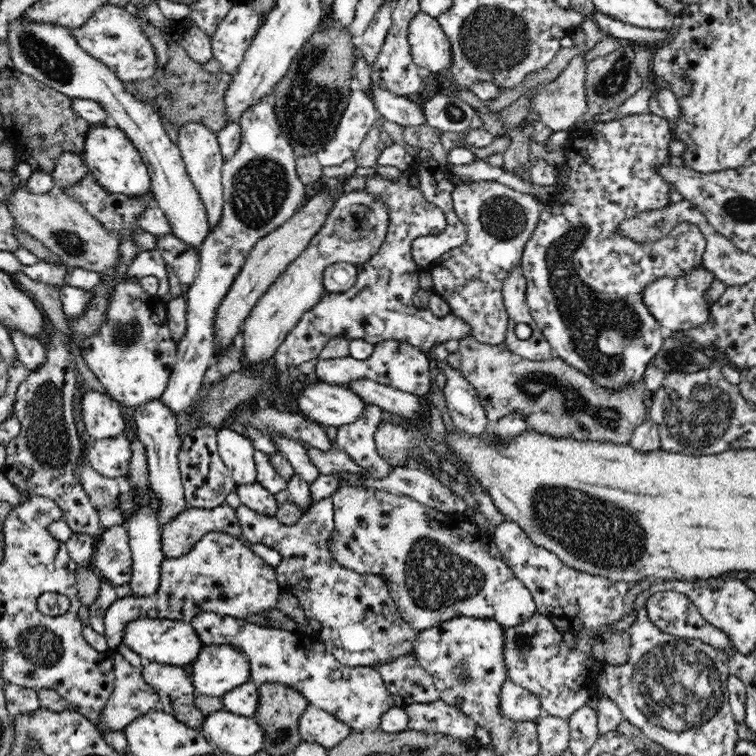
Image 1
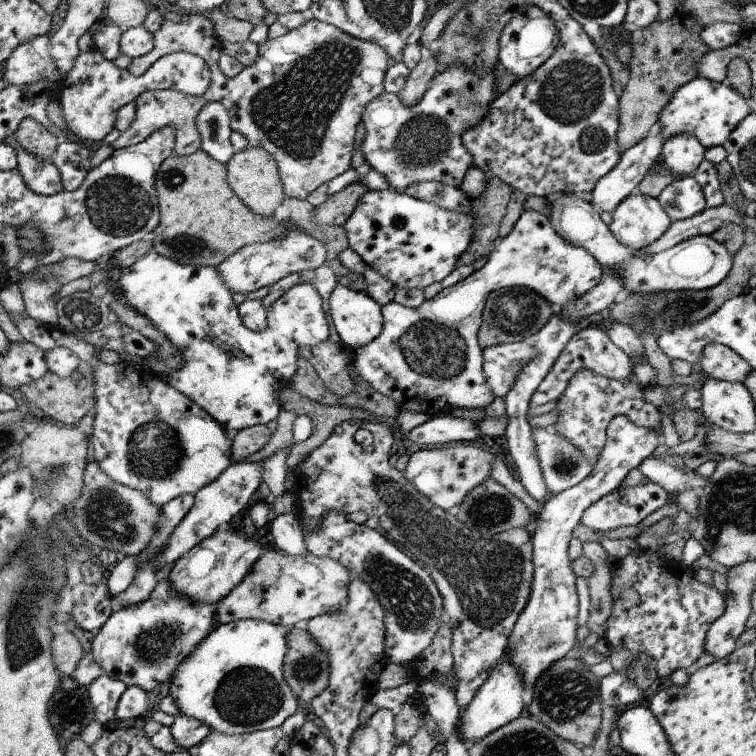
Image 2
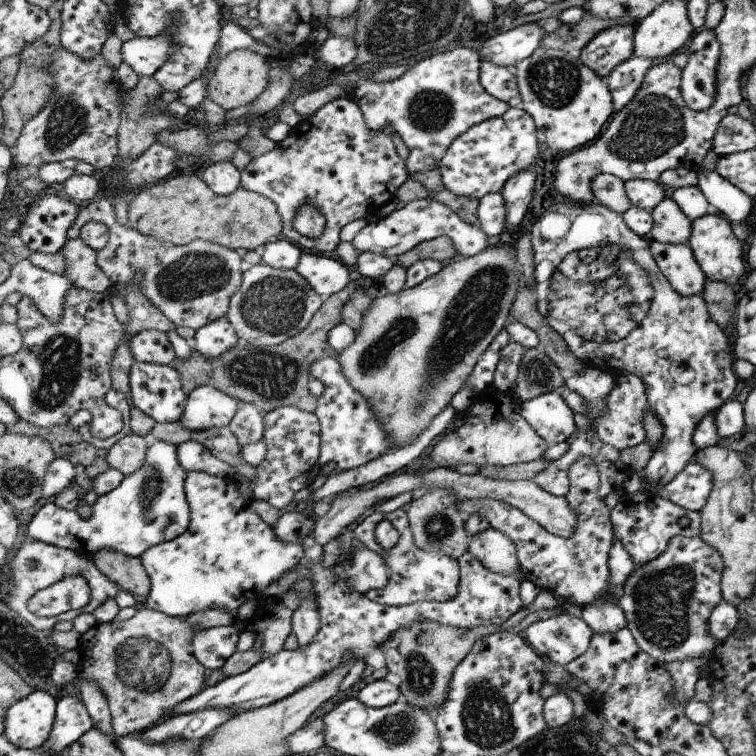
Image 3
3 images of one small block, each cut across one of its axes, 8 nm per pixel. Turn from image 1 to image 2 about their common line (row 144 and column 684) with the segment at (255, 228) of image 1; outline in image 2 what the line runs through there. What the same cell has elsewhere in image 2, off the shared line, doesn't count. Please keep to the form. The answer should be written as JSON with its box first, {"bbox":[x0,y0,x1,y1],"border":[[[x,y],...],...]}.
{"bbox":[548,193,733,293],"border":[[[560,193],[560,196],[553,201],[549,201],[550,213],[548,218],[552,228],[558,233],[564,242],[568,242],[577,247],[584,247],[599,262],[604,271],[609,271],[617,275],[623,284],[625,293],[666,293],[667,291],[699,291],[712,288],[719,282],[722,282],[730,269],[732,268],[733,256],[730,251],[715,238],[710,235],[696,235],[692,238],[683,240],[669,249],[647,253],[644,249],[637,251],[631,249],[615,239],[610,232],[608,225],[602,220],[602,217],[594,207],[574,193]]]}

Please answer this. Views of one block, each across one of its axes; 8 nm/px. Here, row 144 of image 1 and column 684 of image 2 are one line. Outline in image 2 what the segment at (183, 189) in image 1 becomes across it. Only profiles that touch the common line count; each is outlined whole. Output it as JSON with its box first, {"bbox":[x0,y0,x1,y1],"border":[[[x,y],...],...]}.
{"bbox":[658,135,705,177],"border":[[[676,135],[664,142],[658,167],[668,169],[672,174],[690,177],[705,158],[705,152],[695,136]]]}

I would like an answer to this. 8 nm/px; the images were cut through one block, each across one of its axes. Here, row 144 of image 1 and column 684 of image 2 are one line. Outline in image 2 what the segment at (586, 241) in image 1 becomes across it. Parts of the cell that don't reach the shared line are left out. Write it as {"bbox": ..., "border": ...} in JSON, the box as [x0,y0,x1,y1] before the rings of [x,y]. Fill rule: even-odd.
{"bbox":[603,550,725,678],"border":[[[641,550],[635,555],[629,554],[620,560],[620,565],[611,574],[610,594],[613,606],[606,620],[603,638],[614,651],[629,650],[631,653],[646,653],[655,660],[657,676],[666,678],[678,668],[690,668],[700,655],[705,652],[706,631],[725,609],[725,598],[716,587],[702,583],[692,576],[692,568],[678,560],[666,557],[659,552]],[[682,574],[690,574],[690,587],[684,587],[680,580]],[[679,592],[690,592],[690,596],[680,599]]]}

